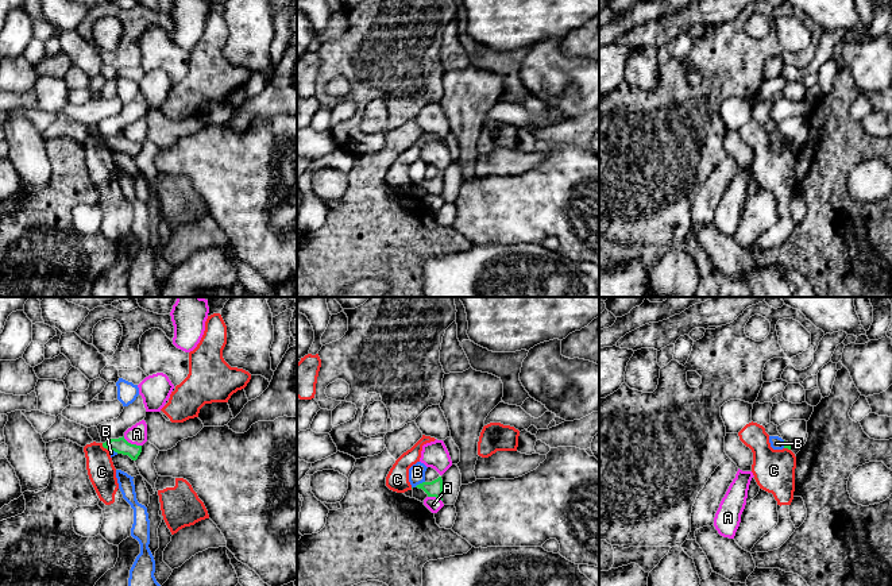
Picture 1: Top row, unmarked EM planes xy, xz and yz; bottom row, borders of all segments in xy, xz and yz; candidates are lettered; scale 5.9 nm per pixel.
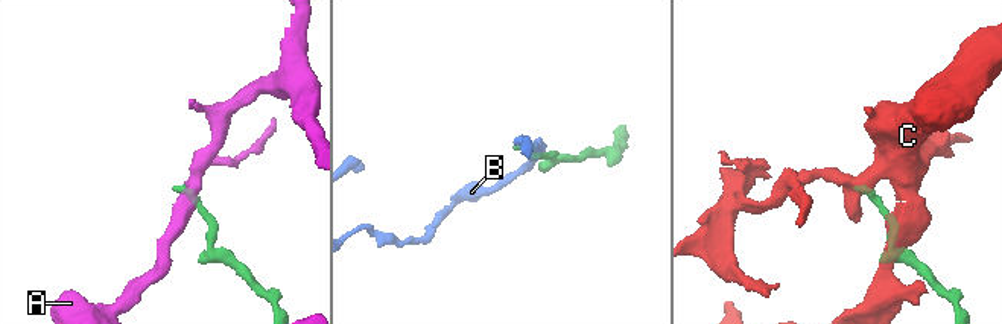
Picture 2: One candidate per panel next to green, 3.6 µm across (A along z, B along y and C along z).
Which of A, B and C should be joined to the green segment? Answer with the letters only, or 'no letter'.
no letter

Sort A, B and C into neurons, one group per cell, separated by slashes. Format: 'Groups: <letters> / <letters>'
Groups: A / B / C

